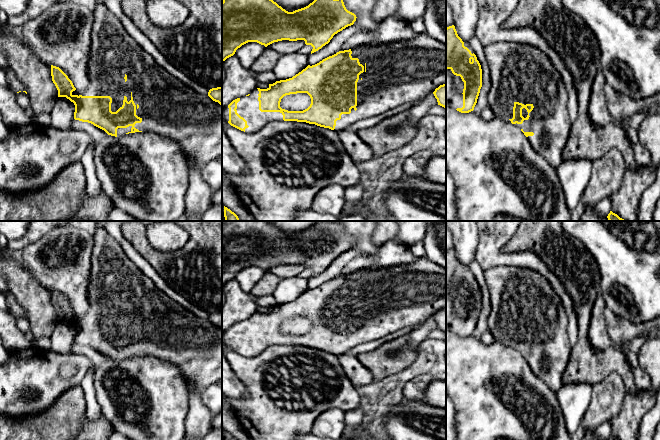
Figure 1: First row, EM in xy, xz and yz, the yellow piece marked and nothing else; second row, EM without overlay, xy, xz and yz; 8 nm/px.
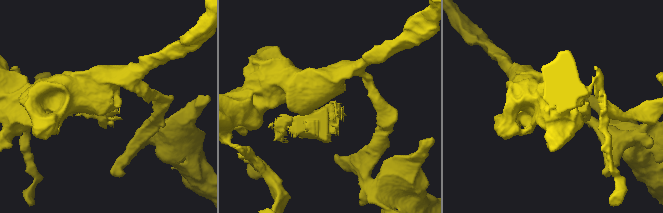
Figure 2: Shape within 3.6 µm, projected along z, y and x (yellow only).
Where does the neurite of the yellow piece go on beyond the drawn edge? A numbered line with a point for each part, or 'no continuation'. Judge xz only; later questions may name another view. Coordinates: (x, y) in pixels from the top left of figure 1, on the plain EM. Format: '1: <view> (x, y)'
no continuation

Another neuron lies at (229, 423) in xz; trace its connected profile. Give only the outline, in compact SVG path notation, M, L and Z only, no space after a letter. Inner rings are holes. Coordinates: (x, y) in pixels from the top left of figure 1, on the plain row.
M222 394L222 428L237 440L253 440L240 426L235 417L231 415L226 404L227 398Z

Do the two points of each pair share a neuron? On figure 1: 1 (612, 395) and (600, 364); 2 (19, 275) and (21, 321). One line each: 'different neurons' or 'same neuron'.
1: different neurons
2: different neurons

